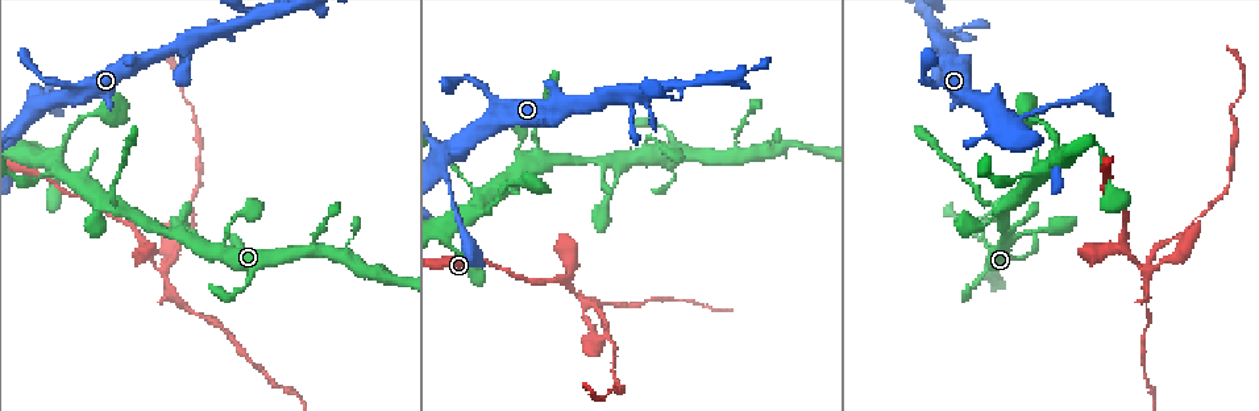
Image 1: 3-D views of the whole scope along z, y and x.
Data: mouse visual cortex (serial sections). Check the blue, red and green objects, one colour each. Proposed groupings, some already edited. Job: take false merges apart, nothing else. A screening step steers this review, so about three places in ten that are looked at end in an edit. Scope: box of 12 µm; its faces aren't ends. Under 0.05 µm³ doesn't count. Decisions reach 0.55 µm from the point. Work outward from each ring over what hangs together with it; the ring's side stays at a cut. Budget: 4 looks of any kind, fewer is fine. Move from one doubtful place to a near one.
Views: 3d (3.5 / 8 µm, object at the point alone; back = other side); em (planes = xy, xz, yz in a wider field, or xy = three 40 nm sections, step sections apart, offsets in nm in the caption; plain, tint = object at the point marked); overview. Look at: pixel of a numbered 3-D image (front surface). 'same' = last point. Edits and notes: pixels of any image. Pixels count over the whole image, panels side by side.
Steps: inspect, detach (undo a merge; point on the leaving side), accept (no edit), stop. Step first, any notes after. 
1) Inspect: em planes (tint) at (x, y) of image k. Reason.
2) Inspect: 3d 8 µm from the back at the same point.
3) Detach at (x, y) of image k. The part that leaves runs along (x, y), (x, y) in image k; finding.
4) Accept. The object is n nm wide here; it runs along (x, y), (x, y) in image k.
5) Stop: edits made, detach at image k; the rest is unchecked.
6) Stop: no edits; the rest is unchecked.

Inspect: 3d 3.5 µm at (542, 166) of image 1. Four-way junction.

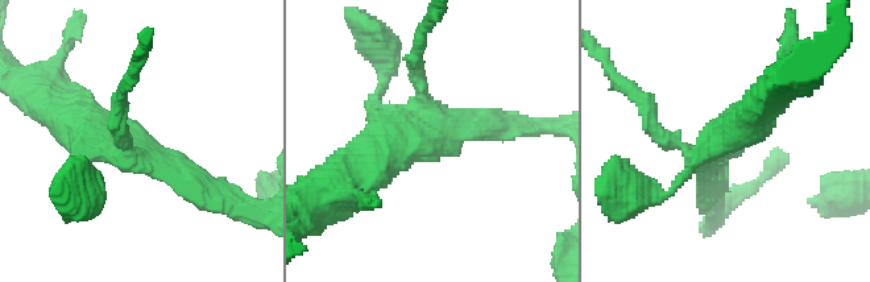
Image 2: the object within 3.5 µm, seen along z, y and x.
Detach at (649, 116) of image 2. The part that leaves runs along (680, 144), (616, 79) in image 2; two cells meet here.

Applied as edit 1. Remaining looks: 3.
Inspect: overview. Redraw.

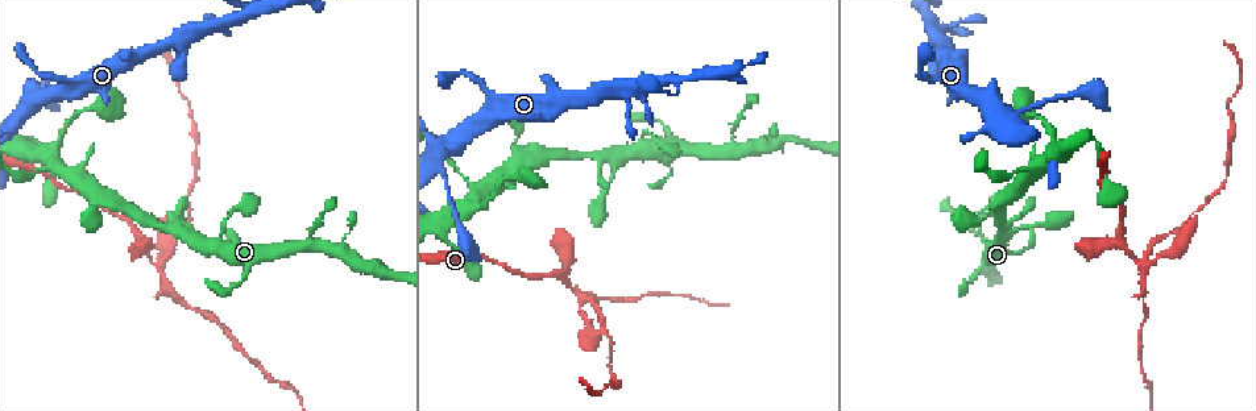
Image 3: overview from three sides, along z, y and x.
Inspect: 3d 3.5 µm at (459, 171) of image 3.

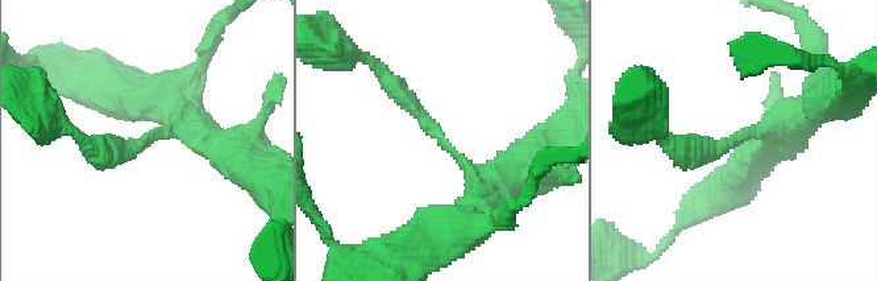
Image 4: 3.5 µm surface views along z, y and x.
Inspect: em planes (tint) at (446, 142) of image 4. The arms are 250, 350 nm wide; need the tissue.

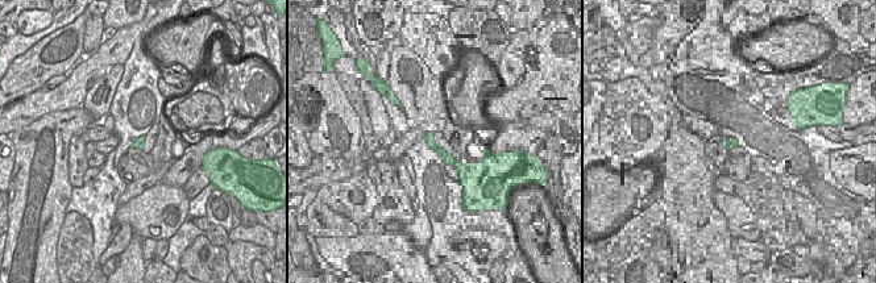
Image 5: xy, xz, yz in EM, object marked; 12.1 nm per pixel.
Accept. All the same cell.

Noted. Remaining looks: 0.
Stop: edits made, detach at image 2; the rest is unchecked.

